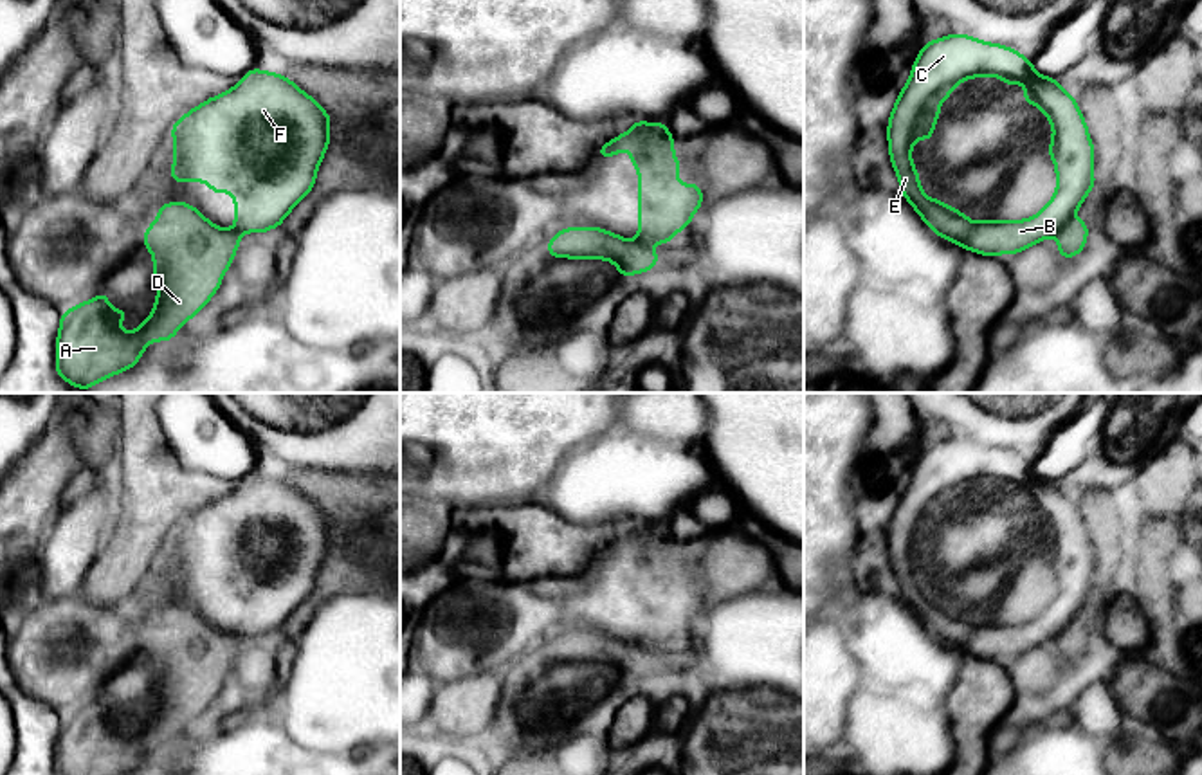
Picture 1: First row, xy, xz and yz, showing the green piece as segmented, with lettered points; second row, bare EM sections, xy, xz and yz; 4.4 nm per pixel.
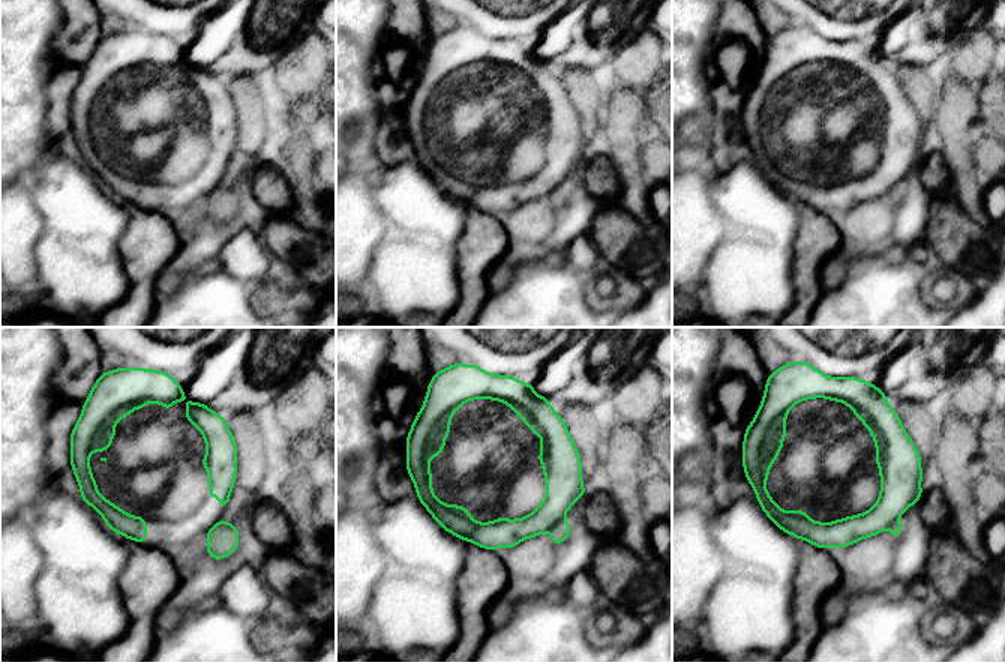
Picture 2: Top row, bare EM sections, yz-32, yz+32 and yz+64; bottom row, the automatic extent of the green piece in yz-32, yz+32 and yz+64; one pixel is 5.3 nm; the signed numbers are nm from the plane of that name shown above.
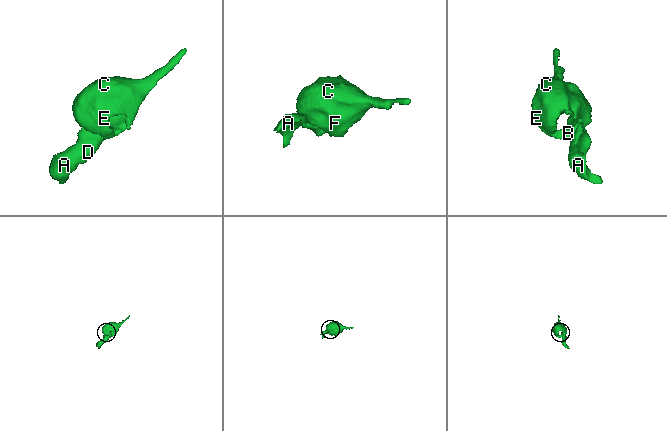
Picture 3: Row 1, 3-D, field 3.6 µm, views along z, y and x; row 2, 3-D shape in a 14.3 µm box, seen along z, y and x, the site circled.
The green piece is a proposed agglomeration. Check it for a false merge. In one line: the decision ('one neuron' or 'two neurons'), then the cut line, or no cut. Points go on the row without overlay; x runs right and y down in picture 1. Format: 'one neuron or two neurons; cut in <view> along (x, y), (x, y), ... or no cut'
two neurons; cut in yz along (1071, 620), (1053, 638)

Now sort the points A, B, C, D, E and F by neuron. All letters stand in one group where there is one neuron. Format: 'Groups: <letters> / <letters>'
Groups: A D / B C E F

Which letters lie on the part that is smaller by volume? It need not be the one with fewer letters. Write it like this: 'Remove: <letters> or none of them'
Remove: A, D

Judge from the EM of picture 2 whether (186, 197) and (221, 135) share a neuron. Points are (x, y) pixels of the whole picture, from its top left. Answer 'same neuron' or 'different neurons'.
same neuron

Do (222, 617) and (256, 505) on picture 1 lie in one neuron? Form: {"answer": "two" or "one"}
{"answer": "one"}

